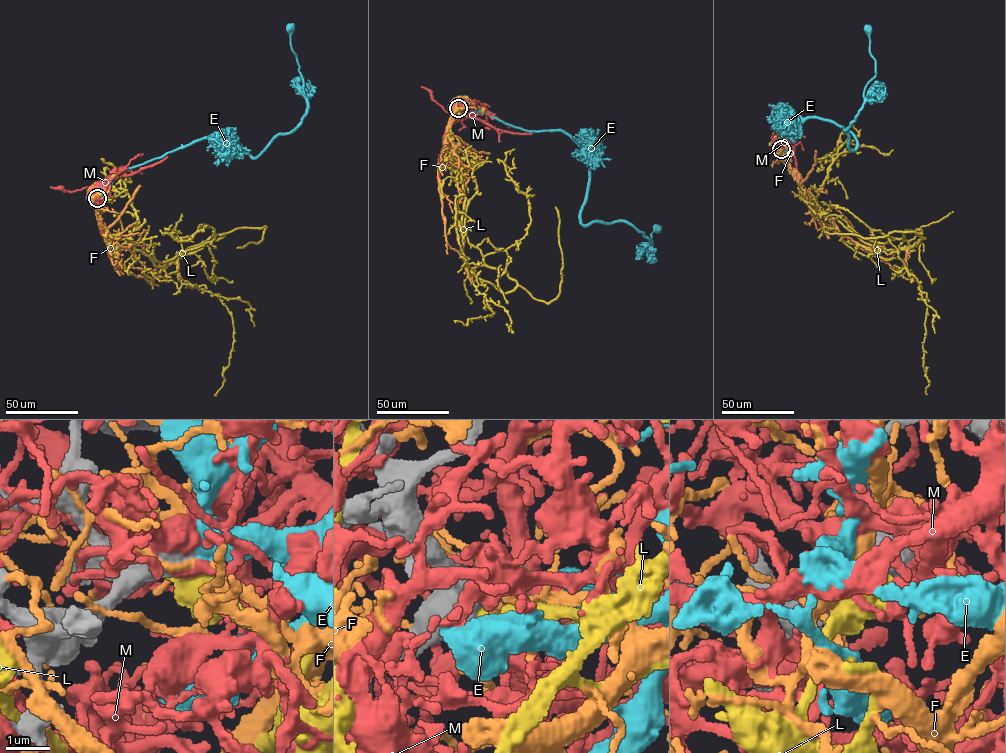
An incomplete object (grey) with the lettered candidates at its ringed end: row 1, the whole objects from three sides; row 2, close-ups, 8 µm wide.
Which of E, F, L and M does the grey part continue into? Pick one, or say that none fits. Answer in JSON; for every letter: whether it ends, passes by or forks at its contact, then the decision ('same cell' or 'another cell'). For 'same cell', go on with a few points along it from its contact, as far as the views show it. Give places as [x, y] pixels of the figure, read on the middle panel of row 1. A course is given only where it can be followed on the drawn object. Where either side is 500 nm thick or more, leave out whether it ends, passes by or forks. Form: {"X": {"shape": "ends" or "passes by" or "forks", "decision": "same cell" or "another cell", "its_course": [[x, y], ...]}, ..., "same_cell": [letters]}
{"E": {"decision": "same cell", "its_course": [[458, 108], [528, 131], [565, 133], [589, 165], [582, 224], [628, 222], [652, 240], [648, 246], [655, 228]]}, "F": {"decision": "another cell"}, "L": {"decision": "another cell"}, "M": {"decision": "another cell"}, "same_cell": ["E"]}

